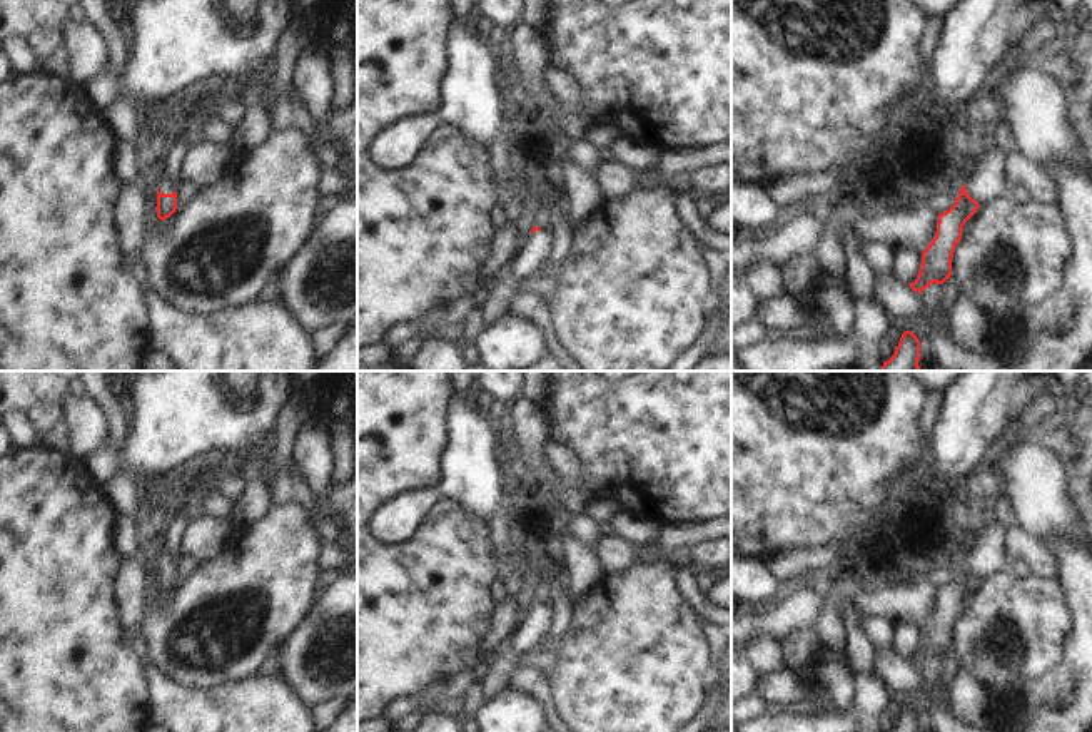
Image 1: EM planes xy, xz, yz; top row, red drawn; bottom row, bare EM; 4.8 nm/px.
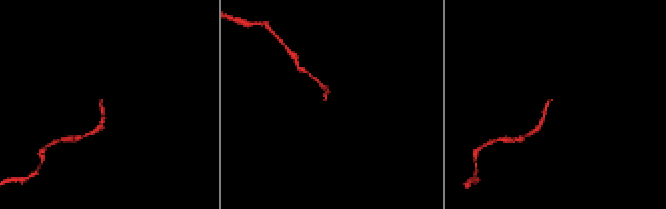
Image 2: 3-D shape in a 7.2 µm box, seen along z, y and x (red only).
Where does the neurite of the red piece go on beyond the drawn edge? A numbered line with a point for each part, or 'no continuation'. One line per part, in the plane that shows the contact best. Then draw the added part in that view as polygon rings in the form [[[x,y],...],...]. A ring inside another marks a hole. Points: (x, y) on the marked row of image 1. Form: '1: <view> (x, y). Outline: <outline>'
1: yz (987, 182). Outline: [[[998,144],[990,145],[990,149],[983,154],[975,172],[967,177],[965,189],[980,207],[1007,192],[1005,154]]]

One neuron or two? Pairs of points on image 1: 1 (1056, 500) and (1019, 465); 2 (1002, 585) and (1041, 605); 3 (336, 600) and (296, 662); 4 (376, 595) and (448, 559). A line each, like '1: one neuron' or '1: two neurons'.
1: one neuron
2: one neuron
3: one neuron
4: one neuron

